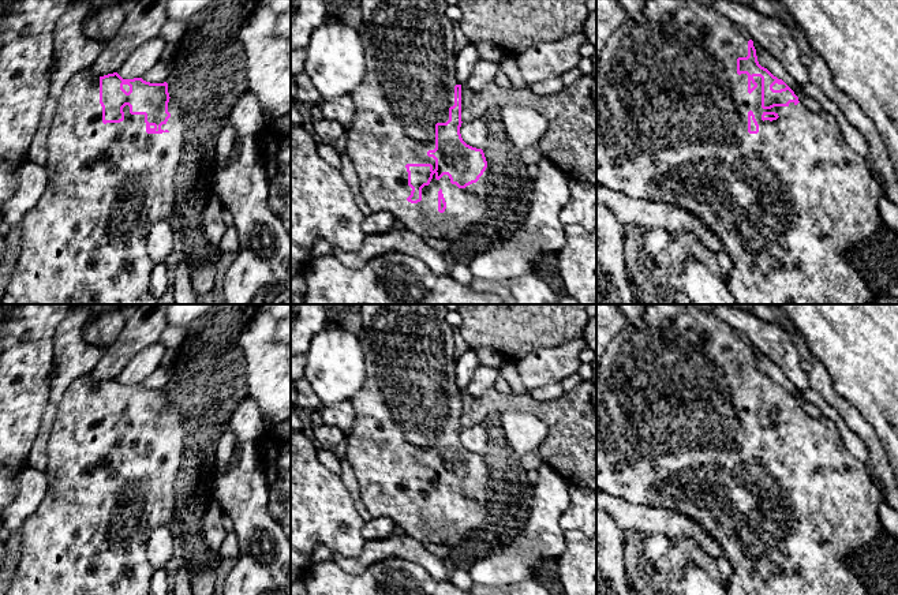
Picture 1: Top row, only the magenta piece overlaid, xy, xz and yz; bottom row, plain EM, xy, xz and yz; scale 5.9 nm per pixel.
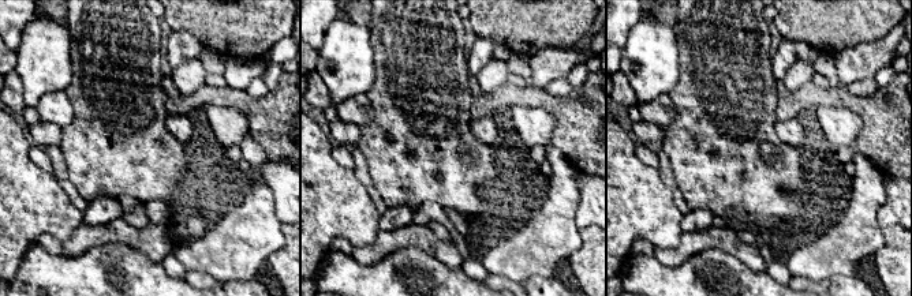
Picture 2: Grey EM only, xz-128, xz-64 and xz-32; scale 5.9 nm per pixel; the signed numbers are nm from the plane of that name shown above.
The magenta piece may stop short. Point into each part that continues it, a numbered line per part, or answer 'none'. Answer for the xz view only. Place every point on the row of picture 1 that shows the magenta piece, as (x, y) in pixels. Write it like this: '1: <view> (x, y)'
1: xz (408, 86)

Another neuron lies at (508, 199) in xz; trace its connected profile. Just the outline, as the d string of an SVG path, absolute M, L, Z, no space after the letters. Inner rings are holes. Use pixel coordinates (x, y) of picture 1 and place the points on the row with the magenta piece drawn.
M506 136L490 138L483 153L487 161L487 212L480 222L450 243L456 262L465 265L523 227L534 194L534 180L521 161L521 150Z

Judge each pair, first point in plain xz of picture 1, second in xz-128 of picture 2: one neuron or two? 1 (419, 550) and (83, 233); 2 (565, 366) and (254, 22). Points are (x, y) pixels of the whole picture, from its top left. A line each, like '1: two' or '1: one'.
1: one
2: two

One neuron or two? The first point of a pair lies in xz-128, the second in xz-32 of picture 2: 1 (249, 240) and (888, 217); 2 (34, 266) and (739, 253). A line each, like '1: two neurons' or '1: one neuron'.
1: two neurons
2: two neurons

